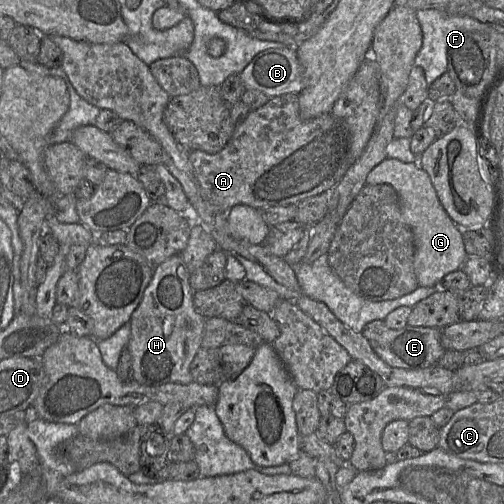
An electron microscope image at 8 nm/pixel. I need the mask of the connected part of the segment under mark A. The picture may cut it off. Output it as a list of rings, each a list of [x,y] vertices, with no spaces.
[[[295,93],[270,98],[260,108],[250,111],[247,117],[235,126],[231,139],[220,152],[208,154],[193,150],[189,154],[202,197],[227,213],[240,204],[258,210],[297,205],[306,198],[330,191],[352,164],[350,137],[343,122],[332,112],[310,120],[302,119],[299,113],[299,96]]]

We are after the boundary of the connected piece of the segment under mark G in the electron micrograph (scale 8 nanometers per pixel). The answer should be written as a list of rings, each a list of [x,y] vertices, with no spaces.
[[[386,158],[366,178],[366,185],[378,184],[388,184],[398,194],[402,217],[414,236],[414,271],[418,285],[440,287],[443,277],[461,269],[468,255],[462,232],[443,208],[429,175],[418,163],[404,163],[399,159]]]

